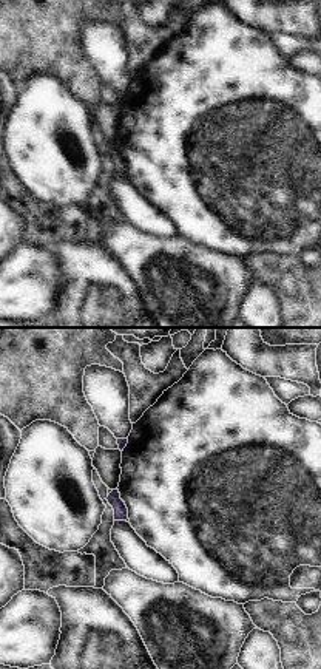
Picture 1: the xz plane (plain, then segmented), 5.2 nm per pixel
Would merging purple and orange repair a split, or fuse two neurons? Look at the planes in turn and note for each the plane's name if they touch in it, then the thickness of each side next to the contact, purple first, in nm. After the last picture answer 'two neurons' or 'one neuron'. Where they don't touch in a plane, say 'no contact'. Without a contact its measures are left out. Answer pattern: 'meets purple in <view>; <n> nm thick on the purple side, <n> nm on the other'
meets purple in xz; 80 nm thick on the purple side, 20 nm on the other

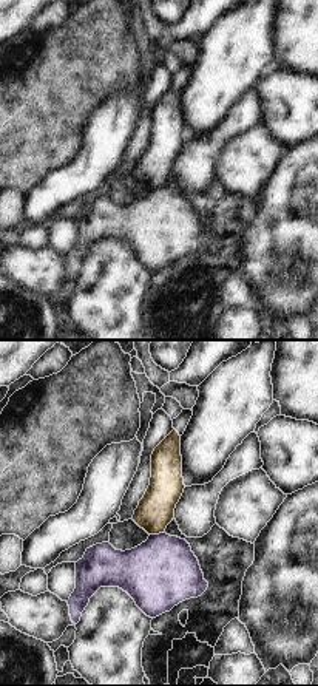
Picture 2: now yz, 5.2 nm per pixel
meets purple in yz; 360 nm thick on the purple side, 190 nm on the other

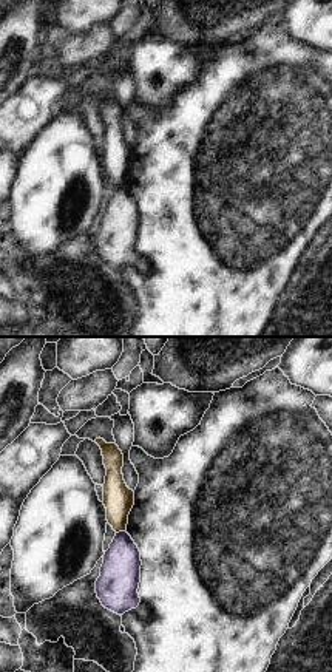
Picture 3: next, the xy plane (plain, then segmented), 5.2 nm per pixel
meets purple in xy; 220 nm thick on the purple side, 160 nm on the other

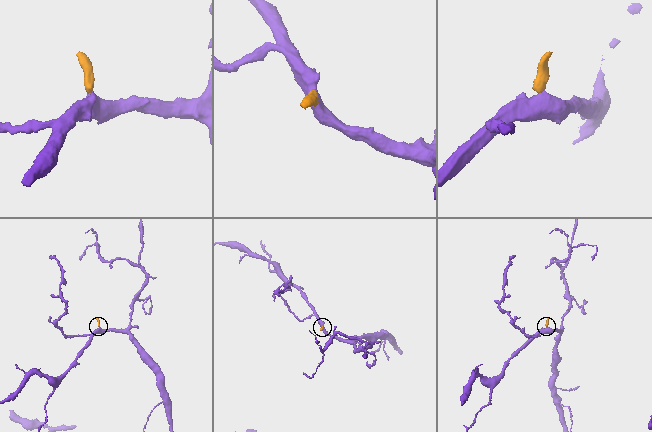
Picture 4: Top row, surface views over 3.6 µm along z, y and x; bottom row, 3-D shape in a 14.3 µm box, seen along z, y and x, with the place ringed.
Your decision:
two neurons

